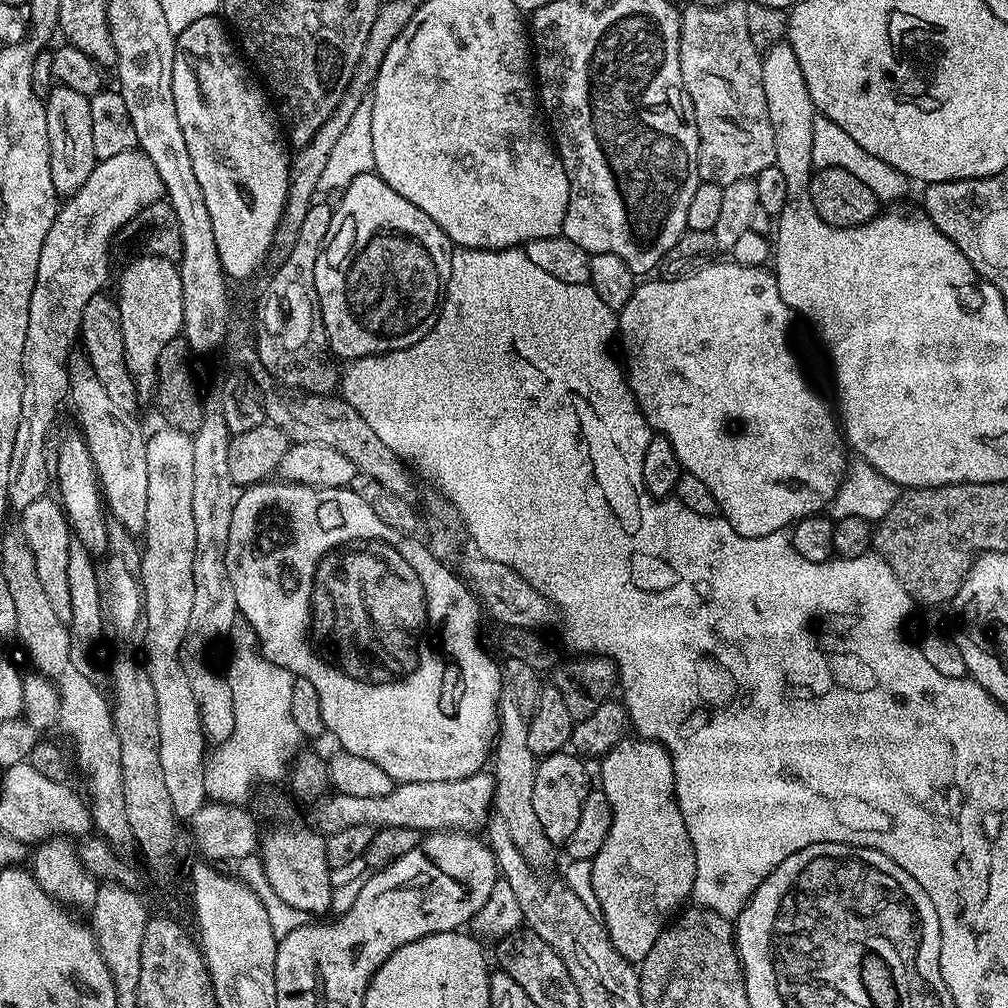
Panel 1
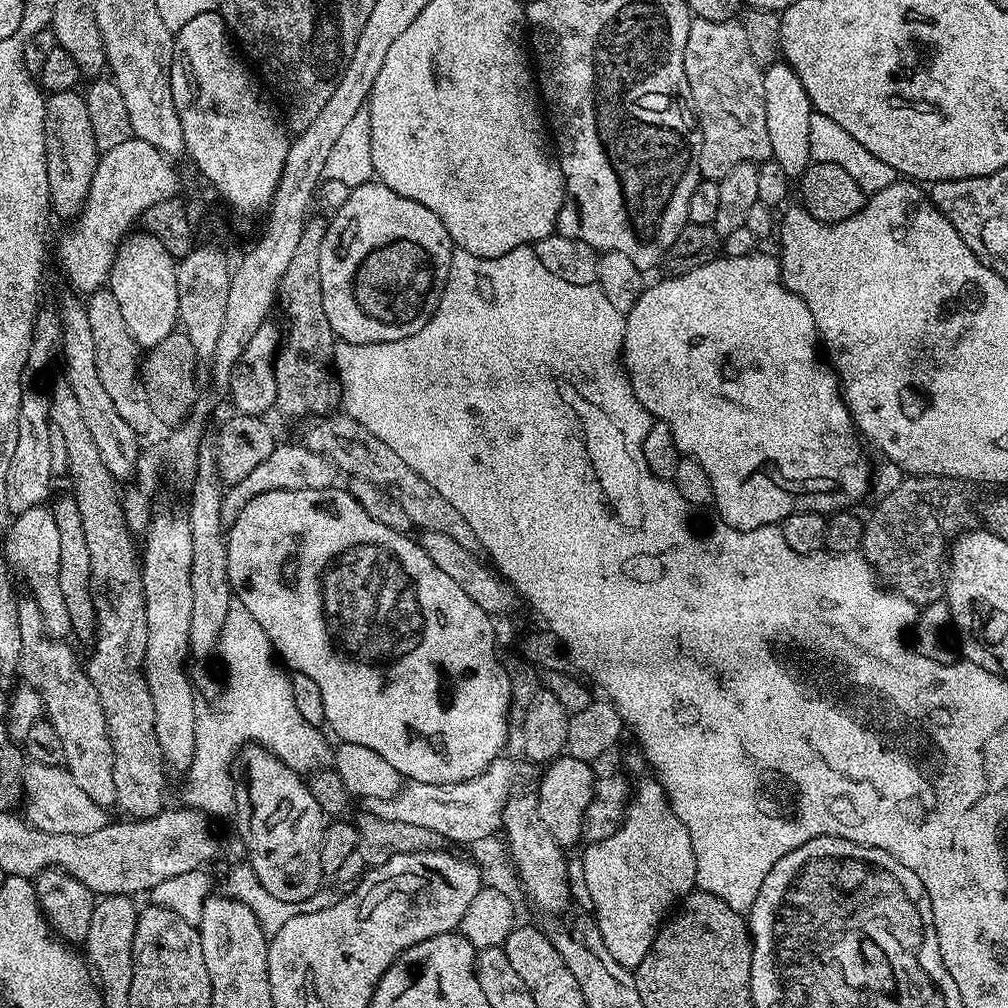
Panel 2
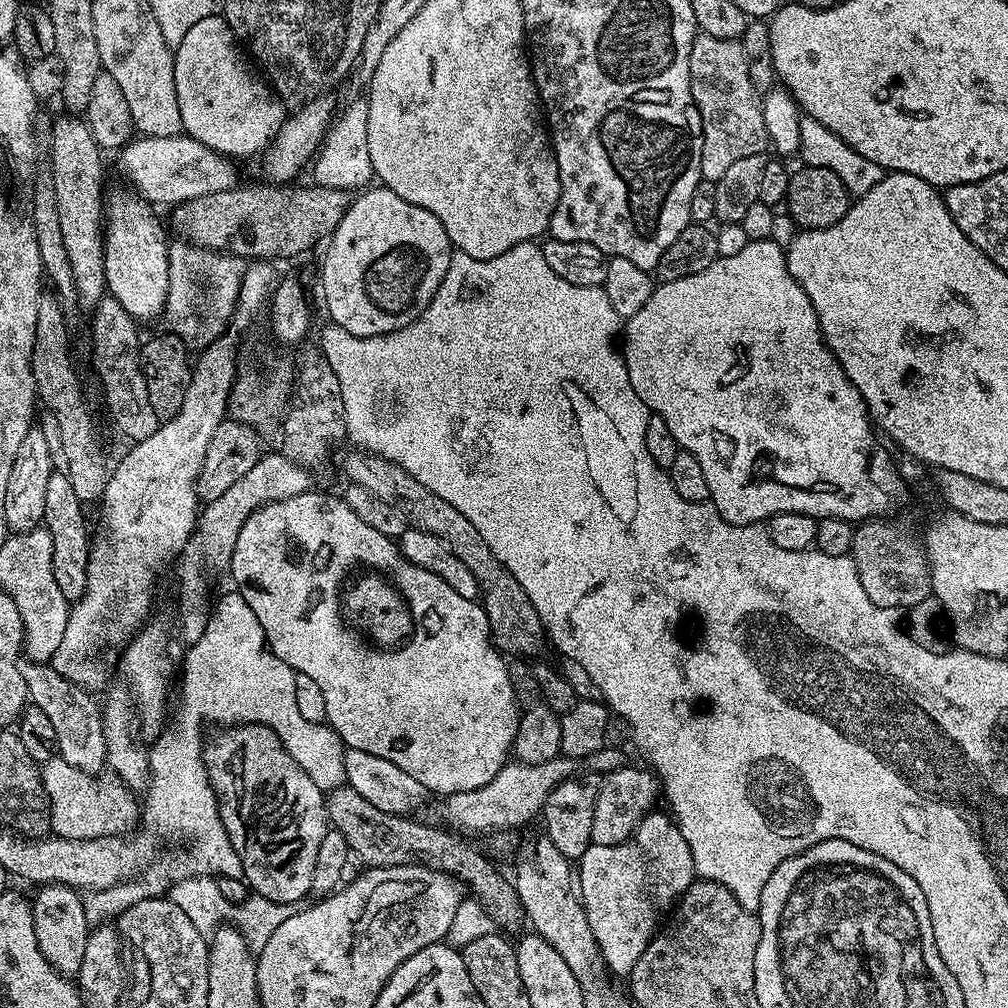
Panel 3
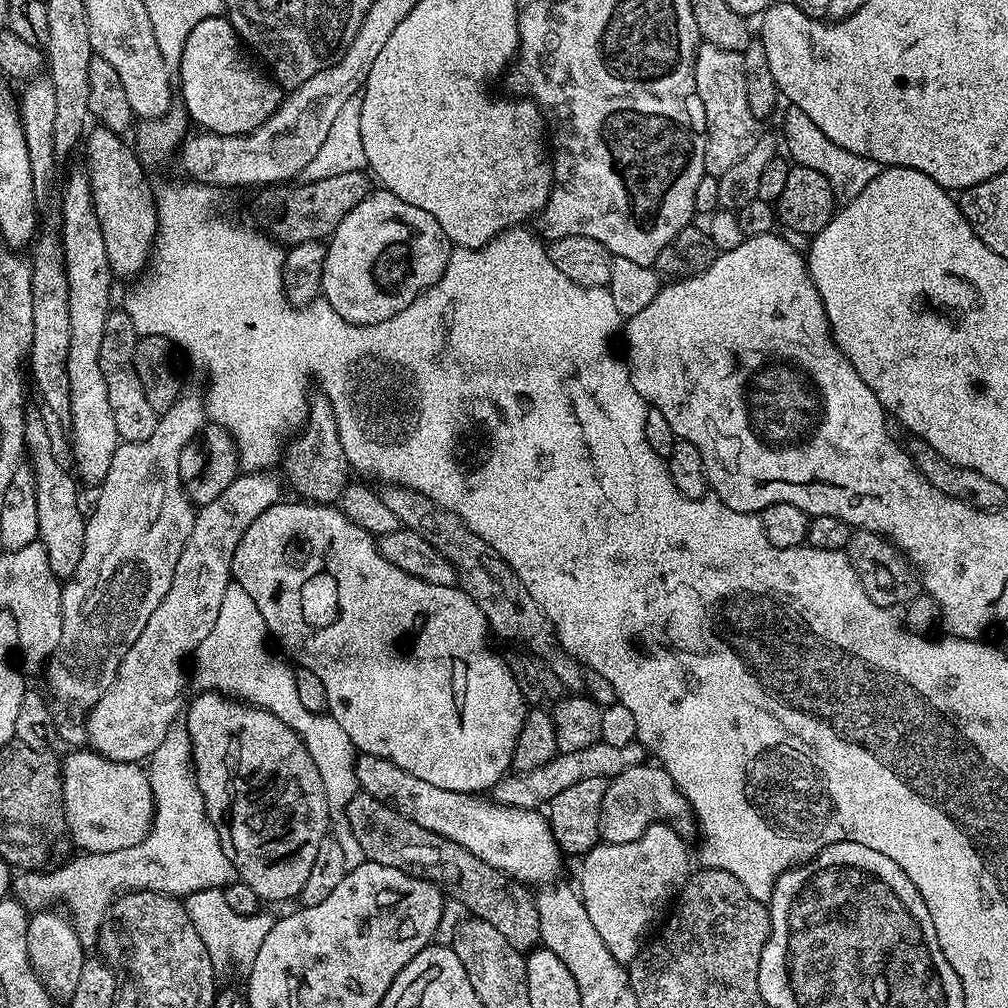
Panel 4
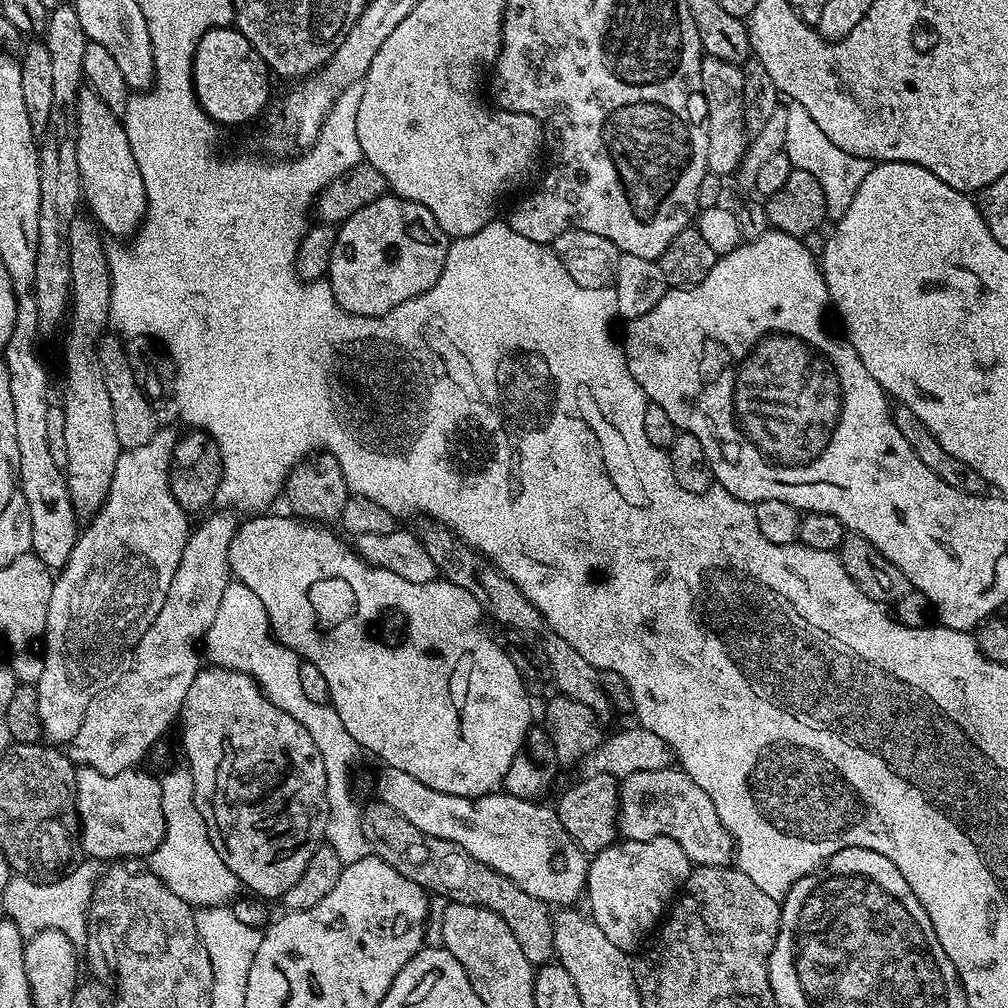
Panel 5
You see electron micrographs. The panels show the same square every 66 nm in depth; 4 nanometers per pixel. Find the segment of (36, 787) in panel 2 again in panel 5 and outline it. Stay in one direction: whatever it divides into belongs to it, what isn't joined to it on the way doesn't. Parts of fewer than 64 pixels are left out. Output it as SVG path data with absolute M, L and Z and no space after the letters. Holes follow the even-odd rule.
M81 767L76 774L76 809L80 815L80 846L85 857L91 858L96 862L120 862L125 858L132 858L128 856L140 856L140 858L148 857L162 842L164 831L166 830L166 822L162 814L162 786L159 779L154 775L147 776L146 773L140 772L141 770L129 770L126 772L119 772L113 776L103 776L98 774L98 770L93 768Z

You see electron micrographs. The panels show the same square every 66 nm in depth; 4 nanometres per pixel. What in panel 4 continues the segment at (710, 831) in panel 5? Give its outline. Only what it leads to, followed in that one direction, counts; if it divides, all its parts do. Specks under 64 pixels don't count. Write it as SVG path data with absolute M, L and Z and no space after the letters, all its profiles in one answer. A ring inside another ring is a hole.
M652 762L623 768L608 780L606 798L600 811L600 838L605 844L635 844L651 824L671 824L681 836L691 837L694 832L694 813L688 800L676 788L674 778Z

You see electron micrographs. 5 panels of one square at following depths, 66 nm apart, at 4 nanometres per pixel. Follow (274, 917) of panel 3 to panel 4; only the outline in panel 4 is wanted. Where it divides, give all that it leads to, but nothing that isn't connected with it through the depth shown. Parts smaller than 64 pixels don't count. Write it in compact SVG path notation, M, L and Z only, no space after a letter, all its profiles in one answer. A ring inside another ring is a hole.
M219 888L196 891L185 897L184 905L190 916L190 922L194 922L194 926L198 930L198 938L202 938L202 942L210 954L213 965L221 966L220 964L232 959L241 970L252 967L258 949L262 946L262 938L266 938L266 934L270 934L274 923L273 917L267 916L267 911L261 910L252 916L236 914L227 905L224 893Z

